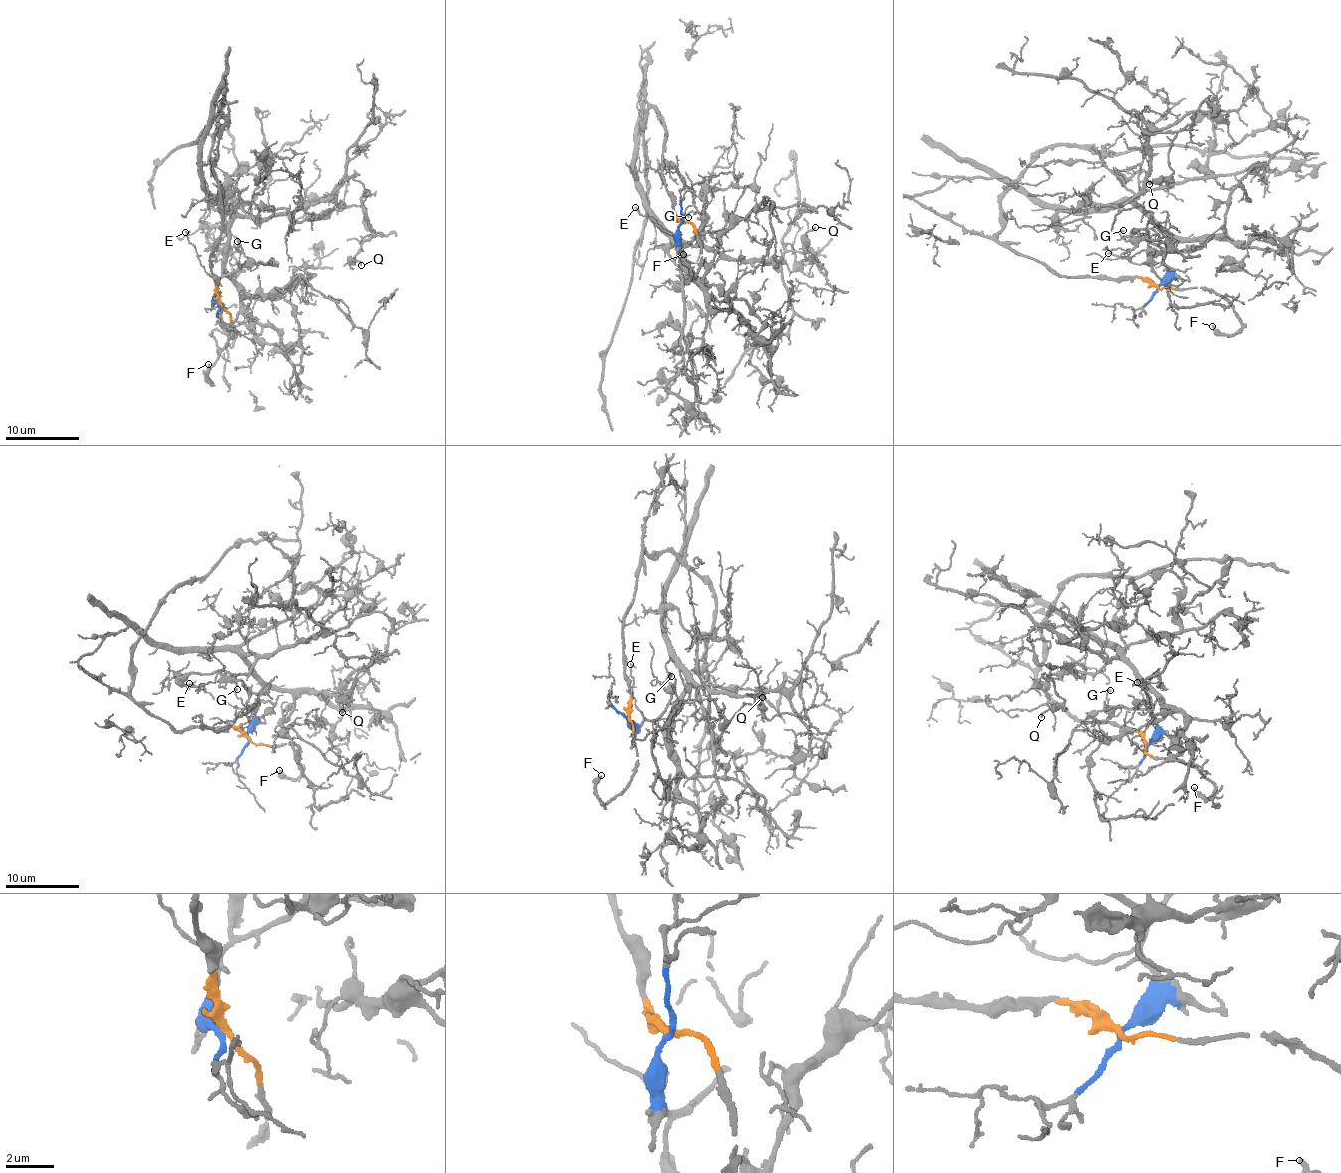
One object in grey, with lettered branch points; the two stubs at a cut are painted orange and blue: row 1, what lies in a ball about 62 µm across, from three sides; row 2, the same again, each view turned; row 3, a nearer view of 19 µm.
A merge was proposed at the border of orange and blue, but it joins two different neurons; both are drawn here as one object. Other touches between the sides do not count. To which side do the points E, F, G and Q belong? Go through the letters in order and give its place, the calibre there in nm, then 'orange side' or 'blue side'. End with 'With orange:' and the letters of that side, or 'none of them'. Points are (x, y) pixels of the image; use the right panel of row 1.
E: place (1108, 253); calibre 160 nm; blue side
F: place (1212, 326); calibre 240 nm; orange side
G: place (1123, 230); calibre 150 nm; blue side
Q: place (1149, 184); calibre 170 nm; blue side
With orange: F

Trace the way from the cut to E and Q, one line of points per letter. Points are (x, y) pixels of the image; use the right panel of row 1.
E: (1157, 287), (1166, 272), (1164, 265), (1140, 265), (1108, 253)
Q: (1157, 287), (1174, 242), (1135, 201), (1149, 131), (1130, 109), (1150, 133), (1177, 132), (1170, 173), (1149, 185)

